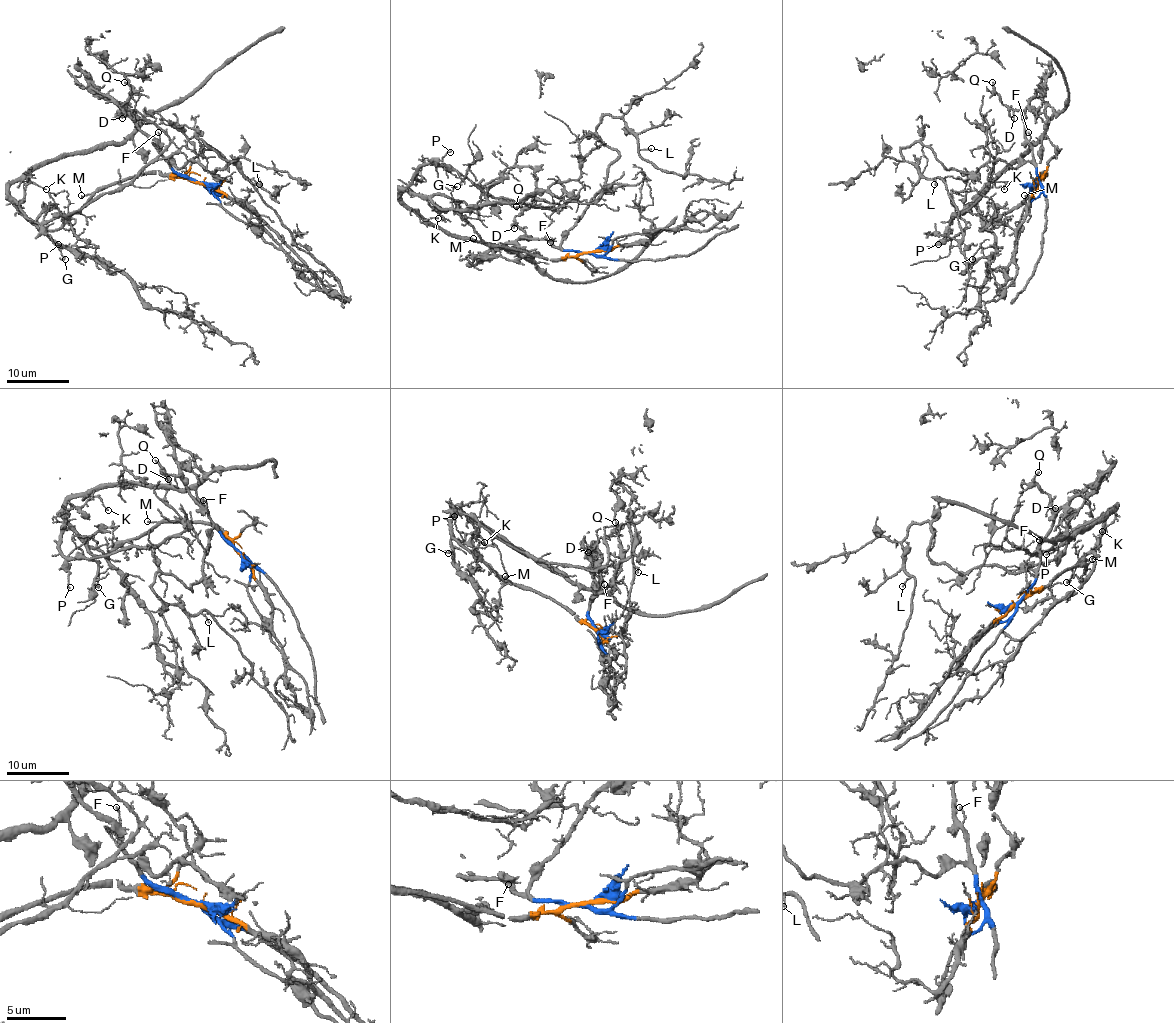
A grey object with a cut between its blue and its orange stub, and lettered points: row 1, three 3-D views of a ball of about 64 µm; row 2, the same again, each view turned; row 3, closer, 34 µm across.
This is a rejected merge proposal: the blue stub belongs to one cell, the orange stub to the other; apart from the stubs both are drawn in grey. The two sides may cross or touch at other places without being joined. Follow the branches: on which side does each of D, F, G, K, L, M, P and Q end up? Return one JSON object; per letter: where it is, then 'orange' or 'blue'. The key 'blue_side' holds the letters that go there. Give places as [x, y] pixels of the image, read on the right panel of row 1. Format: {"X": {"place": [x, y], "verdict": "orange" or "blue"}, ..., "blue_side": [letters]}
{"D": {"place": [1014, 118], "verdict": "blue"}, "F": {"place": [1028, 132], "verdict": "blue"}, "G": {"place": [972, 259], "verdict": "orange"}, "K": {"place": [1004, 189], "verdict": "orange"}, "L": {"place": [934, 184], "verdict": "blue"}, "M": {"place": [1024, 195], "verdict": "orange"}, "P": {"place": [938, 244], "verdict": "orange"}, "Q": {"place": [992, 82], "verdict": "blue"}, "blue_side": ["D", "F", "L", "Q"]}

